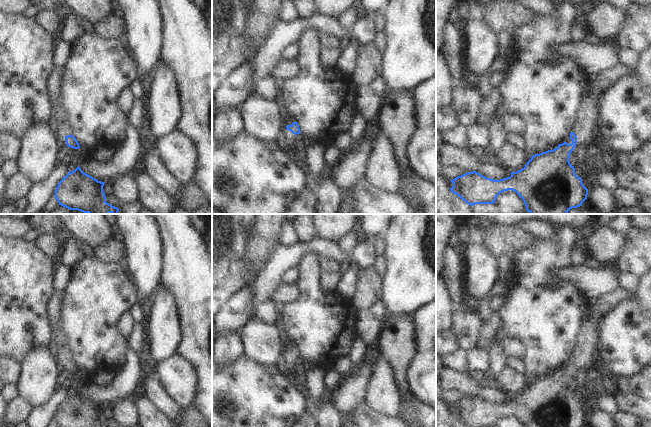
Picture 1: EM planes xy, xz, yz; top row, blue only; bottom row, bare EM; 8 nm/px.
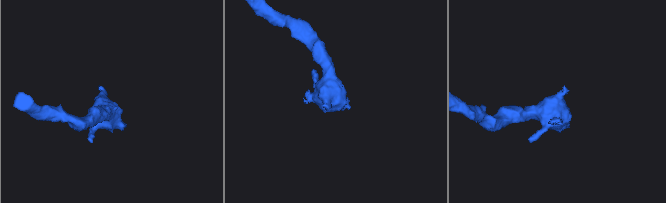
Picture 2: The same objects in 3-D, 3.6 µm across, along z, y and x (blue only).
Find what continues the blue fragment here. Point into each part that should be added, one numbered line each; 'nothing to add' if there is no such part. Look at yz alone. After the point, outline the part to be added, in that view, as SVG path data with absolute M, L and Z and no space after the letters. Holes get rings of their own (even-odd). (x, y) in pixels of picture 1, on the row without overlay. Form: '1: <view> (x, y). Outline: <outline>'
1: yz (585, 354). Outline: M618 288L615 292L600 296L589 304L583 305L582 328L578 335L578 347L574 352L577 368L573 375L576 375L581 368L593 366L595 362L596 345L600 338L598 326L602 316L631 295L631 292Z

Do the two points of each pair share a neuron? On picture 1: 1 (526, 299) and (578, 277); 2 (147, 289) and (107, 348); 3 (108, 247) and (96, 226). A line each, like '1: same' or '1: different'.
1: different
2: different
3: different

